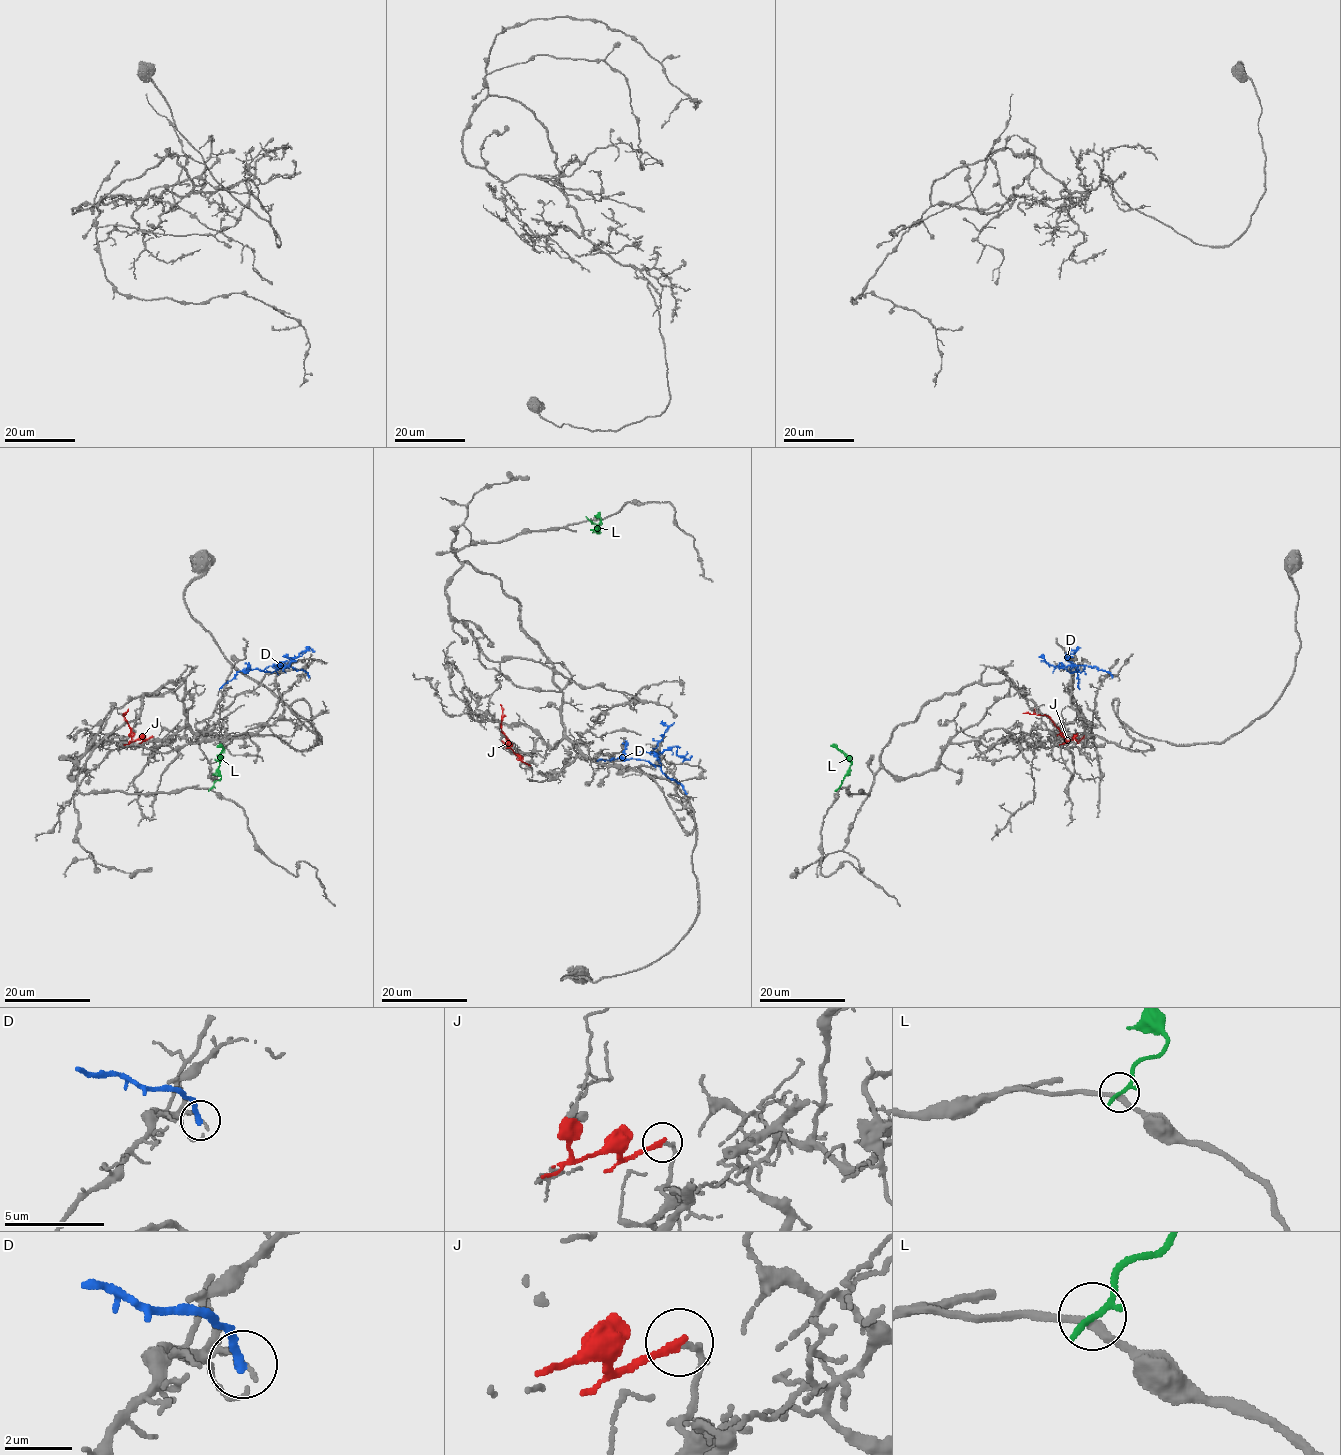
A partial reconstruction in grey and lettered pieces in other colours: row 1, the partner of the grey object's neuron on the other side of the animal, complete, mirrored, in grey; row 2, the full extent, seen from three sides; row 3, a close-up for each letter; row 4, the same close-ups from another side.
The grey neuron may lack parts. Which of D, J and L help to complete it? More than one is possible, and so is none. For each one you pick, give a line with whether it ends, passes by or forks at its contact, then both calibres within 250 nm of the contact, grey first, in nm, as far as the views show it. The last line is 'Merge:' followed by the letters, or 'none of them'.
Merge: none of them

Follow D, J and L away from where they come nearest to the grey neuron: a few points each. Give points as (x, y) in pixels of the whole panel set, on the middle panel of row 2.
D: (687, 793), (660, 767), (649, 762), (635, 759), (597, 761)
J: (529, 765), (509, 746), (509, 739), (501, 729), (500, 704)
L: (588, 519), (599, 526), (597, 532), (600, 524), (598, 512)

